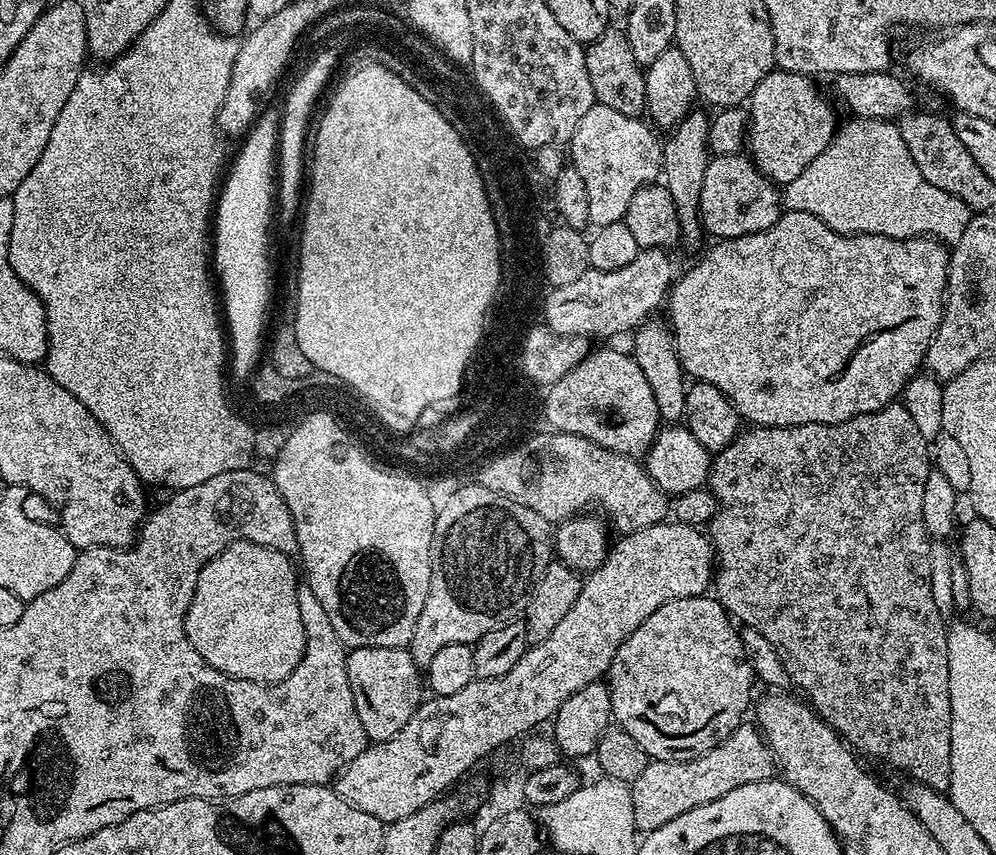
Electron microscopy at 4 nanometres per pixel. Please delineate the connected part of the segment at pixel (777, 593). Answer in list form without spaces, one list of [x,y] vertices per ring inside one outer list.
[[[893,402],[887,408],[878,409],[877,412],[855,416],[846,422],[838,422],[837,424],[795,424],[785,428],[752,426],[749,429],[749,432],[747,430],[741,431],[735,436],[731,444],[727,444],[721,452],[713,455],[712,471],[708,474],[707,487],[712,489],[718,505],[714,518],[709,520],[706,525],[706,532],[714,549],[715,599],[719,600],[743,627],[758,630],[758,634],[762,634],[762,638],[766,638],[766,642],[770,642],[770,646],[774,646],[774,650],[778,650],[778,658],[782,658],[782,666],[786,666],[789,681],[793,685],[797,684],[805,692],[803,695],[816,715],[821,716],[857,753],[863,754],[865,752],[866,755],[873,756],[874,759],[881,760],[882,763],[889,764],[892,768],[901,768],[913,781],[924,784],[927,788],[935,788],[938,792],[947,793],[948,783],[950,782],[950,722],[952,721],[950,670],[948,669],[948,629],[945,613],[940,612],[938,606],[934,606],[934,590],[930,590],[930,550],[932,544],[926,530],[926,522],[922,522],[922,493],[924,487],[926,487],[926,478],[930,471],[929,441],[922,438],[922,430],[918,430],[914,418],[910,418],[910,414],[905,410],[903,403],[900,402]]]

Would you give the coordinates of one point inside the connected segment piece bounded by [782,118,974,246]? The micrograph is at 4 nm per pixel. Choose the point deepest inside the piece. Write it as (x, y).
(865, 182)

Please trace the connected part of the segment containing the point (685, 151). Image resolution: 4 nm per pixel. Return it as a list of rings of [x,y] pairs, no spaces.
[[[693,110],[681,118],[675,128],[671,129],[672,136],[662,144],[660,170],[662,183],[670,190],[670,198],[674,198],[674,210],[678,210],[678,226],[680,239],[686,245],[696,244],[705,239],[704,224],[700,220],[700,199],[702,198],[702,178],[706,178],[706,166],[710,159],[708,150],[708,121],[709,113]]]

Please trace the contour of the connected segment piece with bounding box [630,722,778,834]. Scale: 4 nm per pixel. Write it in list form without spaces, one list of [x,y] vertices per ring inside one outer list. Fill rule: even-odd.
[[[741,722],[718,746],[690,760],[649,759],[646,770],[630,785],[637,833],[658,830],[658,826],[666,826],[666,822],[678,818],[678,814],[686,814],[686,810],[694,810],[694,806],[706,806],[706,802],[714,802],[722,798],[722,794],[738,790],[738,786],[773,779],[778,765],[759,727],[749,724]]]

